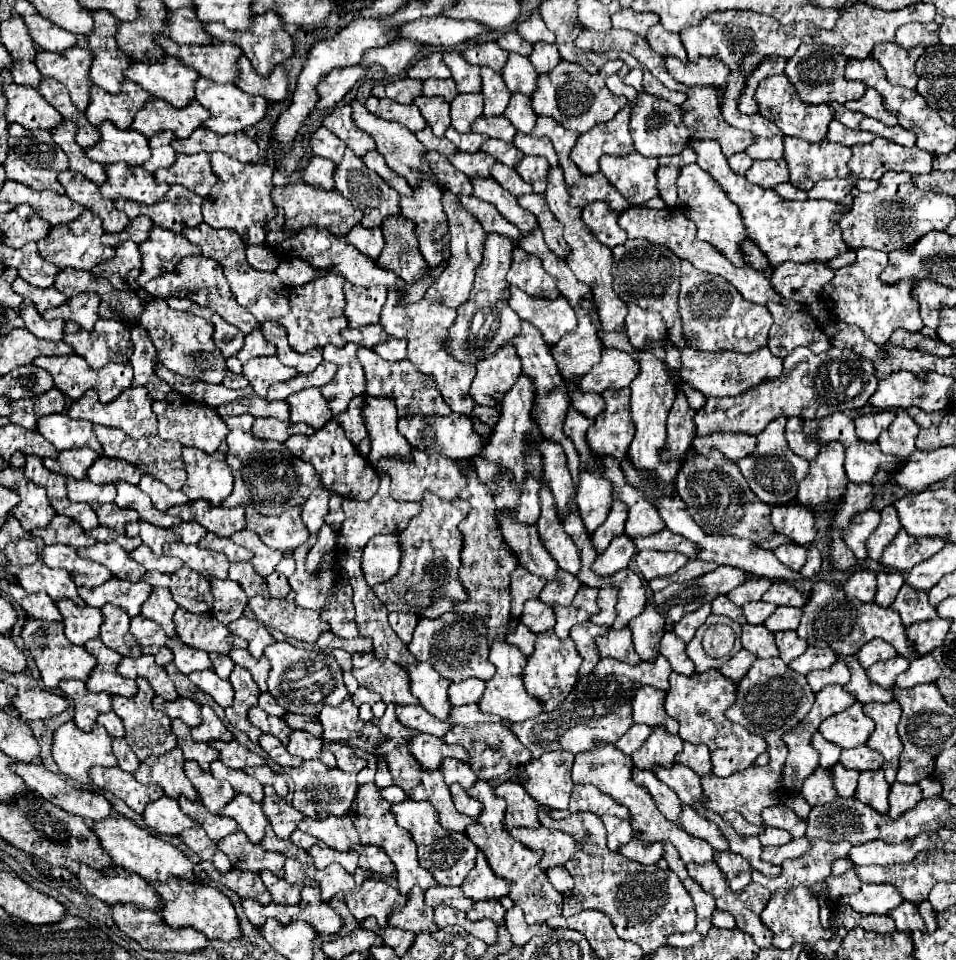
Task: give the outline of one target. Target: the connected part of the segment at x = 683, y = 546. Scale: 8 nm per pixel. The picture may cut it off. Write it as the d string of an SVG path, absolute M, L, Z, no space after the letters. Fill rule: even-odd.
M662 529L658 533L646 535L646 537L632 537L634 545L638 551L642 549L654 549L654 551L680 551L686 553L686 557L694 559L694 547L690 545L690 541L686 541L684 537L678 537L676 533Z

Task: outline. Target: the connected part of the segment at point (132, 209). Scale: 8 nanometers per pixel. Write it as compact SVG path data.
M172 185L170 193L158 205L138 205L134 201L114 201L116 209L124 211L130 219L146 215L154 221L154 225L182 233L188 227L196 227L202 223L202 203L204 199L190 189L182 189L182 185Z

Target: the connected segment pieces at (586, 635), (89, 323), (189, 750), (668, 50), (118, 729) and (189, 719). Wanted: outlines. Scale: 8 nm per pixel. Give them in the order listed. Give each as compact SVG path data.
M586 623L586 625L578 625L570 631L570 637L574 639L576 647L578 647L578 653L582 655L584 663L580 667L580 677L588 675L596 663L598 663L598 655L594 653L594 637L598 635L604 635L608 631L606 625L594 625L594 623Z
M80 293L80 295L72 297L72 299L68 299L66 305L56 307L56 309L48 309L44 313L44 317L46 319L60 317L64 321L76 321L86 331L92 331L94 323L98 321L98 305L100 305L100 297L98 295Z
M186 741L180 745L184 757L188 761L196 761L204 771L210 771L210 763L220 759L220 755L216 753L214 747L210 745L202 745L202 743L196 743L196 741Z
M660 23L654 25L654 29L650 29L646 39L648 39L650 47L658 55L662 55L662 57L676 57L680 61L686 61L686 49L684 49L684 45L680 41L680 35L662 29Z
M110 711L106 715L100 715L98 723L106 727L106 731L110 733L110 737L124 737L124 725L122 725L120 717L114 711Z
M154 697L154 709L164 711L170 719L182 719L188 727L196 727L202 723L200 705L192 699L178 697L176 701L164 701L162 697Z

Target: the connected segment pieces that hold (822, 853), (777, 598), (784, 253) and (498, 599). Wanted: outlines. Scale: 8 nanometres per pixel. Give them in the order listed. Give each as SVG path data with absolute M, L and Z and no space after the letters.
M812 839L812 847L794 861L784 861L782 871L778 877L762 875L760 871L752 873L752 881L766 887L770 893L778 889L792 889L792 887L812 887L816 883L822 883L830 875L830 867L836 859L848 857L850 843L830 843L822 839Z
M776 581L762 597L762 601L768 601L768 603L774 603L774 605L788 605L788 607L802 607L804 605L804 597L802 593L788 585L788 583L780 583Z
M688 139L686 143L694 153L698 155L696 163L710 173L718 185L726 191L730 201L734 201L740 209L742 223L748 231L748 237L758 243L758 247L766 253L772 267L778 267L786 261L794 263L810 263L810 261L830 261L836 255L848 251L848 245L842 241L842 229L838 225L836 215L844 215L850 211L850 207L834 201L788 201L782 199L774 189L760 189L758 185L752 185L746 177L734 175L730 169L724 153L720 151L720 143L714 139L702 139L694 141Z
M474 467L464 471L464 475L468 479L468 485L458 497L466 499L472 505L472 509L470 509L468 517L458 525L458 529L462 533L462 555L460 555L458 579L460 579L462 587L466 589L468 597L462 603L456 603L450 597L432 597L430 607L426 607L420 613L420 617L438 619L444 613L474 615L484 621L484 627L488 629L488 645L492 647L494 641L502 641L502 637L506 637L506 629L508 629L508 621L510 621L510 587L508 585L510 585L510 573L516 569L518 561L516 561L512 549L504 543L502 533L498 529L496 505L494 505L490 491L486 489L486 485L482 485L478 481Z

